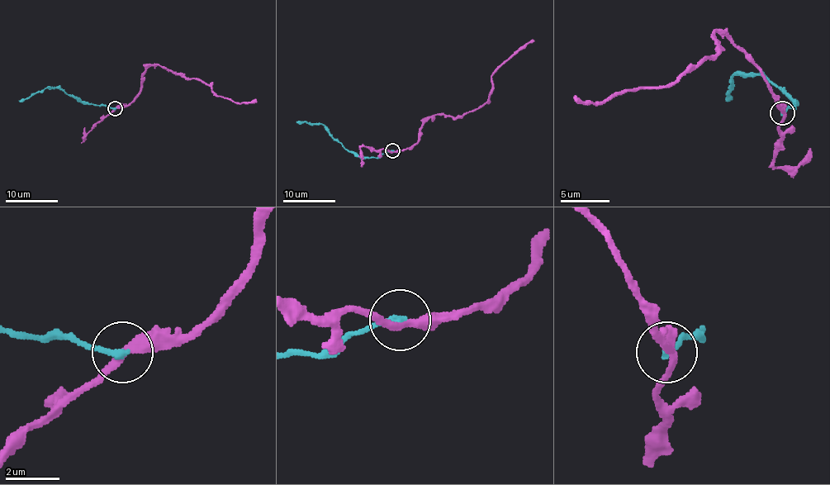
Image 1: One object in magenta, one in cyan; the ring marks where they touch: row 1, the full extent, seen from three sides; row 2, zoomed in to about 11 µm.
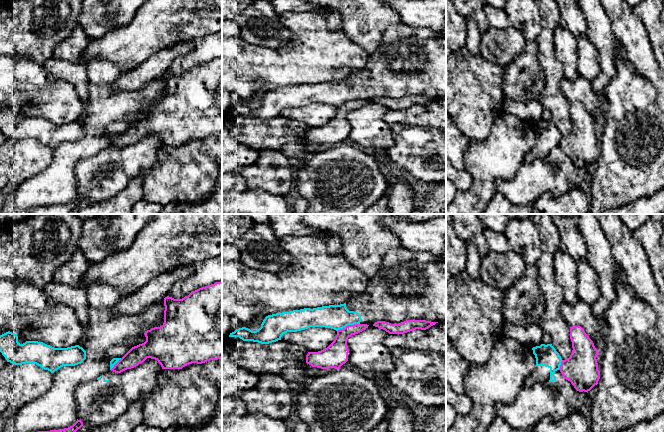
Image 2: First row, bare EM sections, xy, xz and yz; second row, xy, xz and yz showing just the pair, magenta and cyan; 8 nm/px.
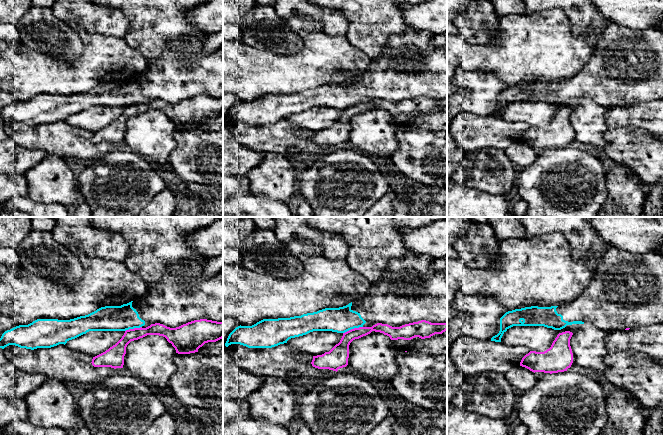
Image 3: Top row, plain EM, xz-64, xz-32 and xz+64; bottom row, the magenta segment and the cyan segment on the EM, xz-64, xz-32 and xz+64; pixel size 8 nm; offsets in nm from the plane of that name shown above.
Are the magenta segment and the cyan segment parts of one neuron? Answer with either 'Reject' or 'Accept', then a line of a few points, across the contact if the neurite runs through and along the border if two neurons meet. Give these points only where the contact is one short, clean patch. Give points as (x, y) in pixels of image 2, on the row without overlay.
Reject. Line: xz (359, 99), (346, 101), (337, 107)

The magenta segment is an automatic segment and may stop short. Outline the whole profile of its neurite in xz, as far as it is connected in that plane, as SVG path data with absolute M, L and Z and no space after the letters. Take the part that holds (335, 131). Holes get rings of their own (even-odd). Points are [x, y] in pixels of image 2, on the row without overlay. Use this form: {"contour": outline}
{"contour": "M354 100L338 106L334 117L327 124L318 128L308 128L306 139L321 145L339 145L348 137L348 114L362 108L368 102L367 100Z"}

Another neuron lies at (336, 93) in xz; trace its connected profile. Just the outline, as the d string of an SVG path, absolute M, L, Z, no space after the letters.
M404 24L391 26L365 66L347 79L268 91L258 106L242 103L229 113L269 120L287 108L310 103L338 107L354 100L406 96L446 97L446 38L441 32Z

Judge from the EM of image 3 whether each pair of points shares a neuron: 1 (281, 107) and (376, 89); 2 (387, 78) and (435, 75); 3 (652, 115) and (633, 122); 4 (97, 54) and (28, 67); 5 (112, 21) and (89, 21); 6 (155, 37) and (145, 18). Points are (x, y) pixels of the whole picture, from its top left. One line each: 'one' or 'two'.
1: one
2: one
3: one
4: one
5: one
6: one

